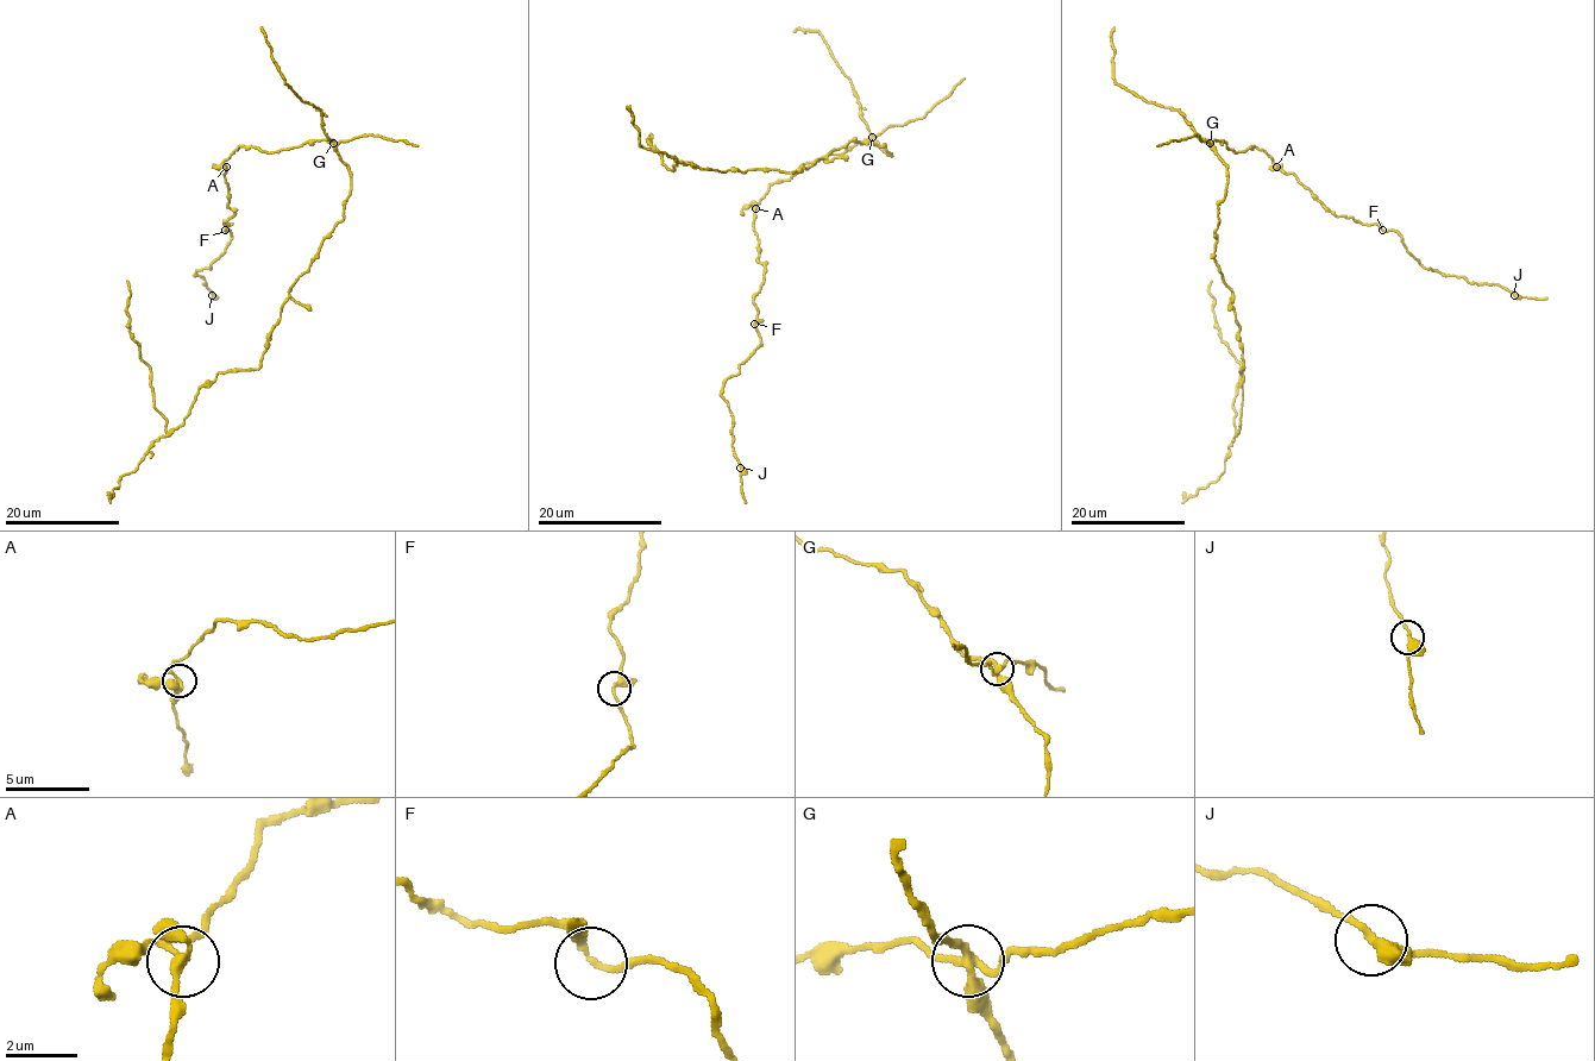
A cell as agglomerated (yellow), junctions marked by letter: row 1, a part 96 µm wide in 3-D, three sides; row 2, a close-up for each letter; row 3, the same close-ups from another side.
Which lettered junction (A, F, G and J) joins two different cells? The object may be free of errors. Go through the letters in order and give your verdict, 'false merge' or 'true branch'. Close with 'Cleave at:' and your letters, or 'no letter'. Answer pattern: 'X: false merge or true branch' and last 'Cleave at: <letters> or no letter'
A: true branch
F: true branch
G: false merge
J: true branch
Cleave at: G

